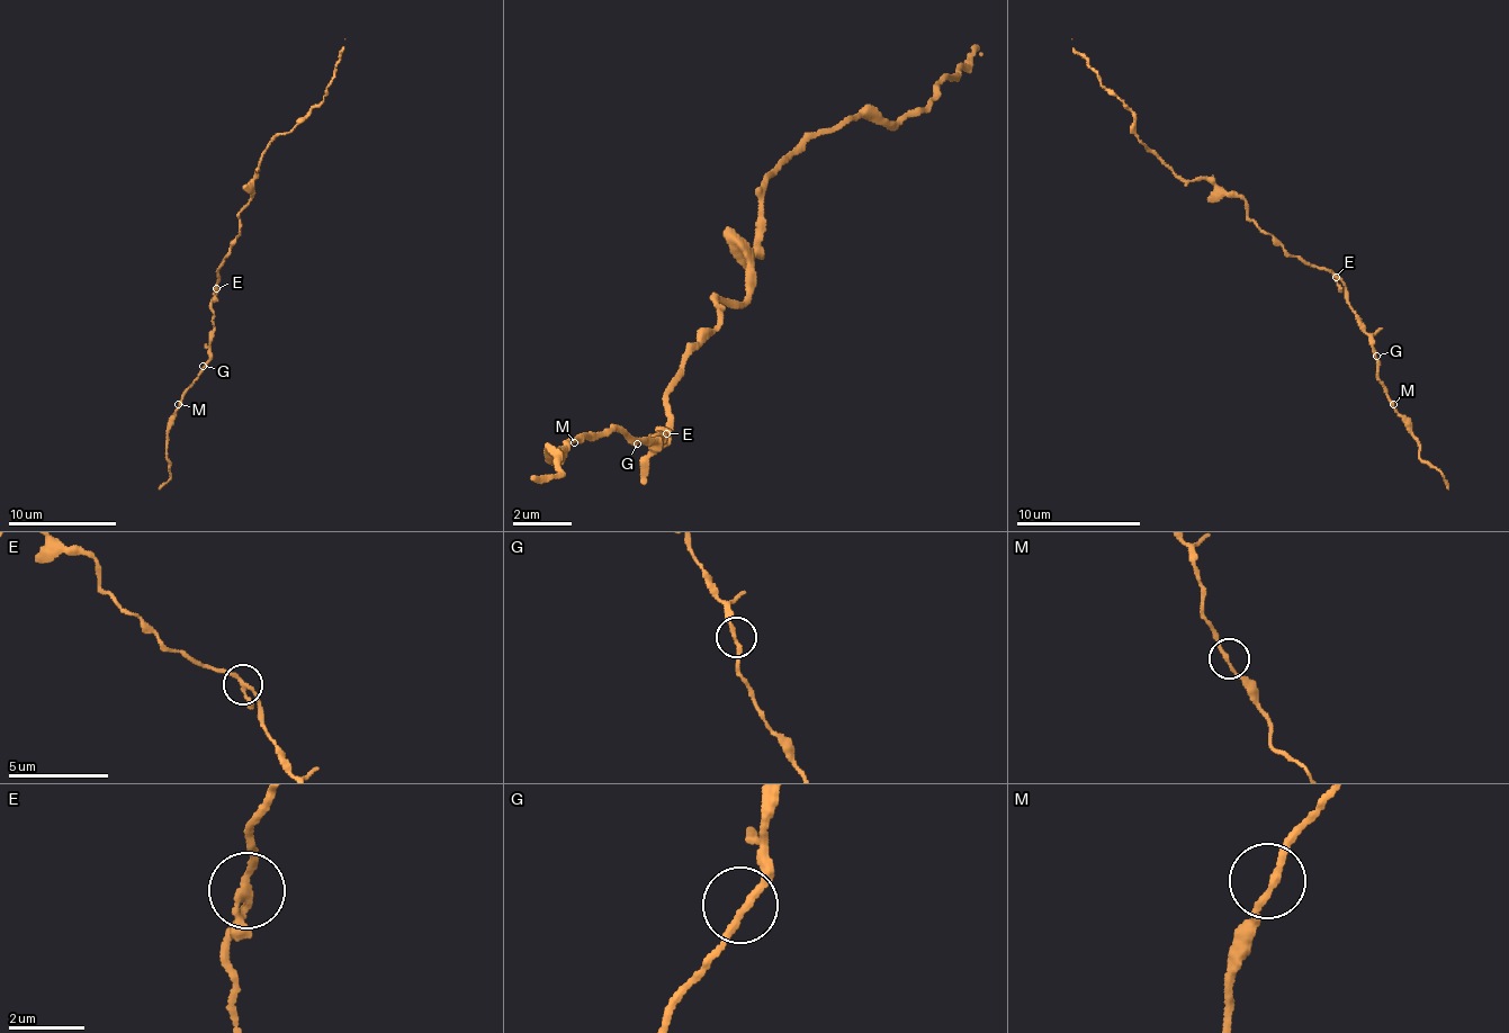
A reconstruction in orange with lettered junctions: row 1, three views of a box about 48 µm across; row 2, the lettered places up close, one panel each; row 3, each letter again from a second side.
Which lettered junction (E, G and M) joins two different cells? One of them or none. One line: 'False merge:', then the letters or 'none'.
False merge: none

